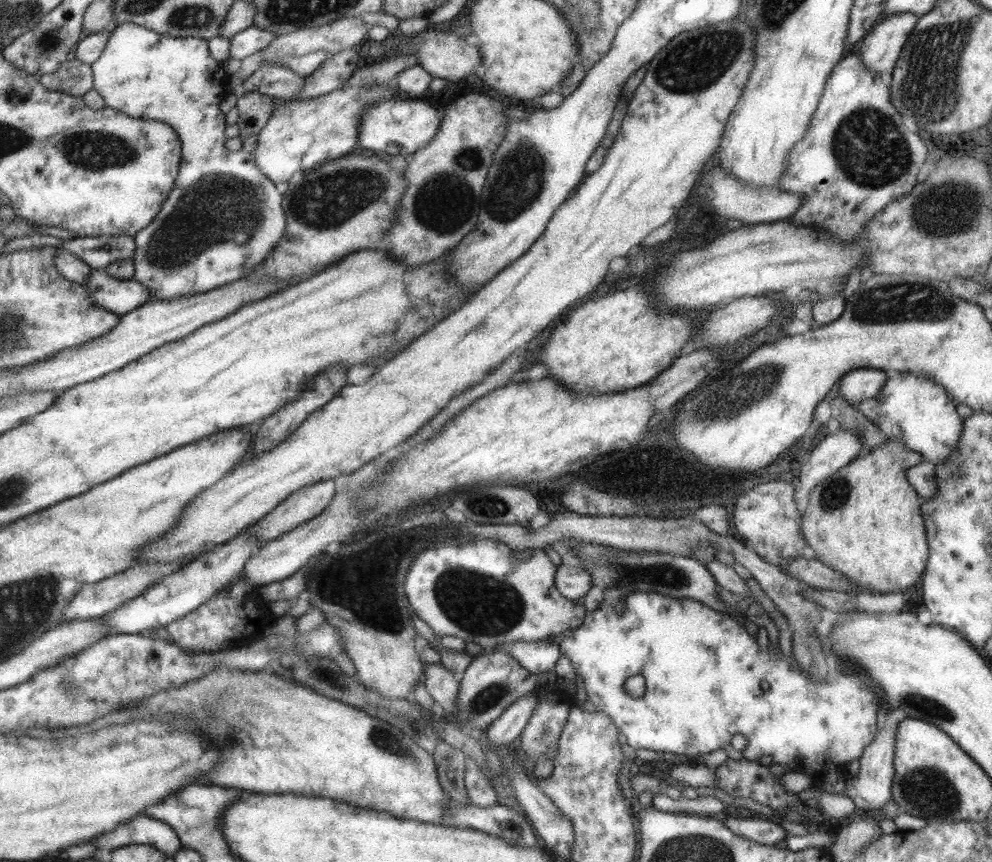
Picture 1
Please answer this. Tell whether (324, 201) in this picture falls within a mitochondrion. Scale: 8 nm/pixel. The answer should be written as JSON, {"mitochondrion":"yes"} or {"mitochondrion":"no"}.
{"mitochondrion":"yes"}

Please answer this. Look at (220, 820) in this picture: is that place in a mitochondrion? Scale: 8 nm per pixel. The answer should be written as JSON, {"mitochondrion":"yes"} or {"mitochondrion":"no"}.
{"mitochondrion":"no"}

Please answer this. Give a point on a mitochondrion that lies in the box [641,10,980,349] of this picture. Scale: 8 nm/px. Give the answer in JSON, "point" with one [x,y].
{"point":[928,85]}

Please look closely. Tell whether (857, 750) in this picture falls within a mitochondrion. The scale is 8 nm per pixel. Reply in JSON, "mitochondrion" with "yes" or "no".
{"mitochondrion":"no"}

